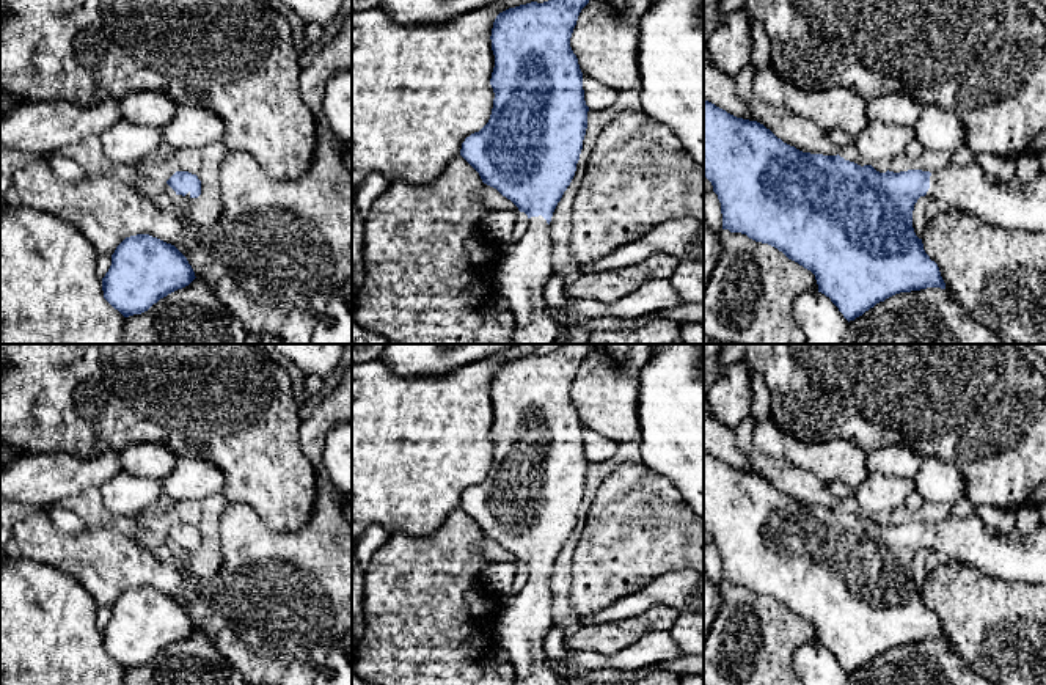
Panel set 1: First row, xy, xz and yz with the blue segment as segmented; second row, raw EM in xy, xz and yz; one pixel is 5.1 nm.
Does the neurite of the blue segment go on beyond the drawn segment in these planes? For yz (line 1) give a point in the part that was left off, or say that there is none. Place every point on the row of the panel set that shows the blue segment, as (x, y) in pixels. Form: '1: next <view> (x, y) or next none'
1: next yz (1013, 205)

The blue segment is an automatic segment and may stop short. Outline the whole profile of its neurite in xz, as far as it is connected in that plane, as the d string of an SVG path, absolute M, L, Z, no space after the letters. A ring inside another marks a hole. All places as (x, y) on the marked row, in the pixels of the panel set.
M589 0L531 2L499 13L492 28L495 93L488 123L462 143L460 156L529 218L528 231L504 247L493 270L495 292L506 299L515 316L509 344L553 344L559 327L547 314L543 289L553 272L550 222L570 185L587 129L583 72L570 47L581 9Z

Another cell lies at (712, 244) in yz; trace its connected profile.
M704 217L704 292L708 286L710 277L721 258L721 239L713 233Z

